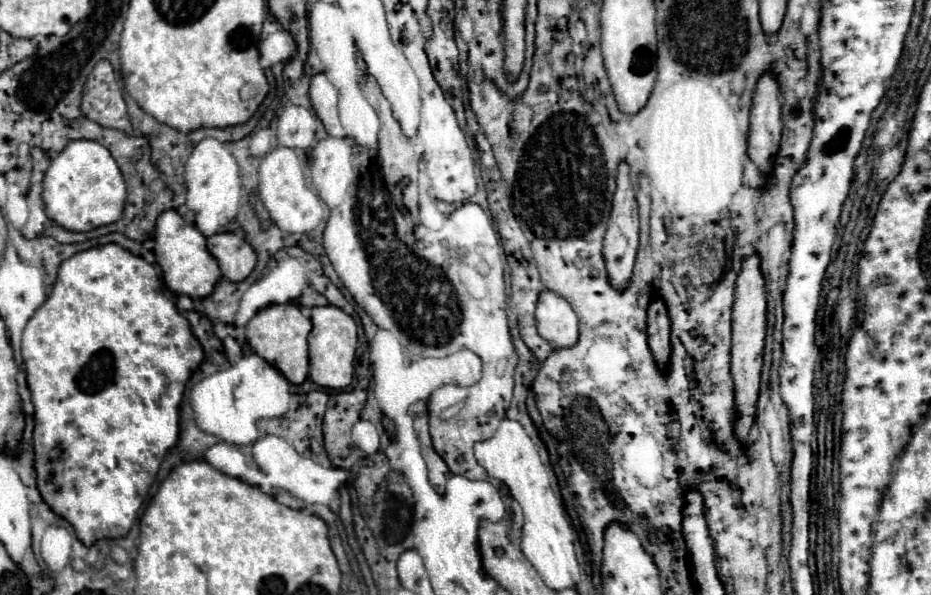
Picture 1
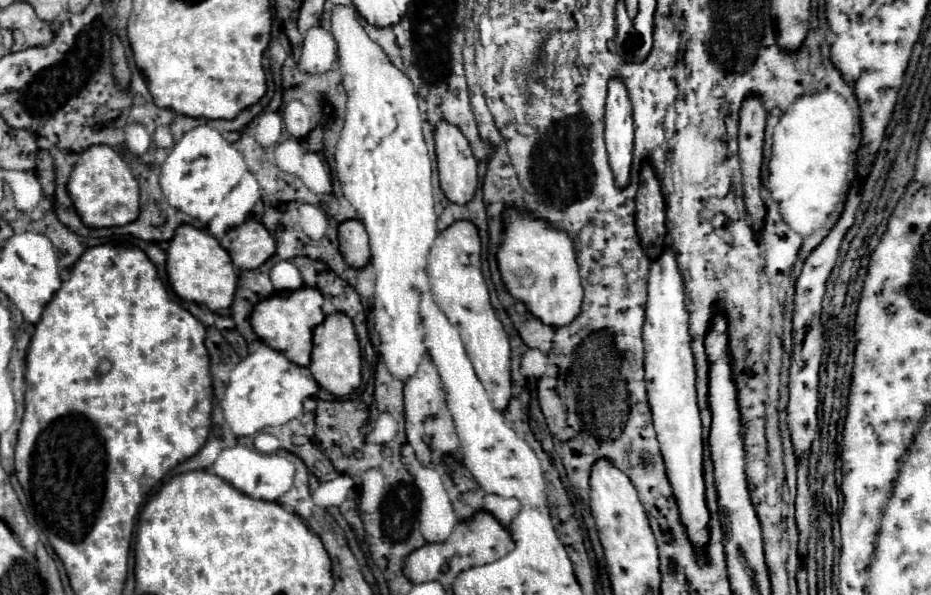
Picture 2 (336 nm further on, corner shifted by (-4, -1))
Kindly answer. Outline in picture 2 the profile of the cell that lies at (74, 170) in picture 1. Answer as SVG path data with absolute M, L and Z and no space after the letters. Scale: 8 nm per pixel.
M90 146L90 150L84 150L68 178L66 190L78 216L90 228L124 226L138 218L138 182L126 162L110 146Z

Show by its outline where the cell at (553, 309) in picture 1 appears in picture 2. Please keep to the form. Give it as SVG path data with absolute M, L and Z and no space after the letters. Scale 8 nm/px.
M508 208L504 212L506 228L498 250L498 266L508 292L526 304L526 308L552 328L562 328L574 322L582 308L582 282L576 264L574 242L564 230L546 220L532 220L526 212Z

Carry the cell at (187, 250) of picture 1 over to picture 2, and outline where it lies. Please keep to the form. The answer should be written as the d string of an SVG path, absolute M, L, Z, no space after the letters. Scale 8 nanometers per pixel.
M188 224L178 226L174 238L170 240L170 248L166 252L166 272L172 290L182 300L206 304L212 312L218 312L220 308L228 308L234 300L238 272L232 266L230 254L218 244L214 236L206 234L200 228Z

